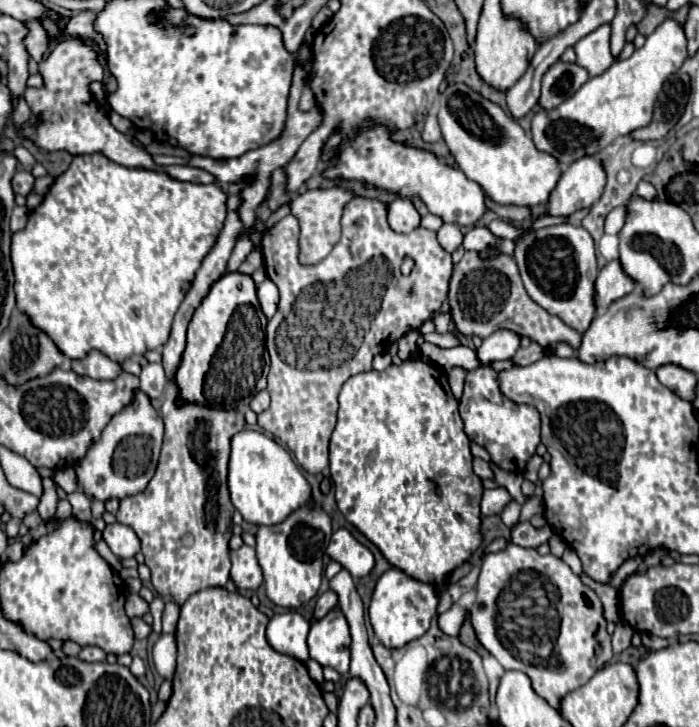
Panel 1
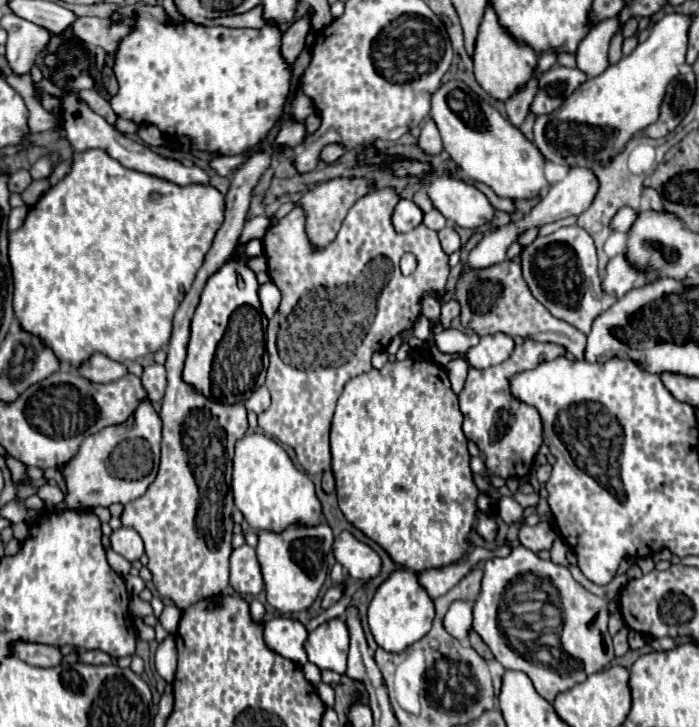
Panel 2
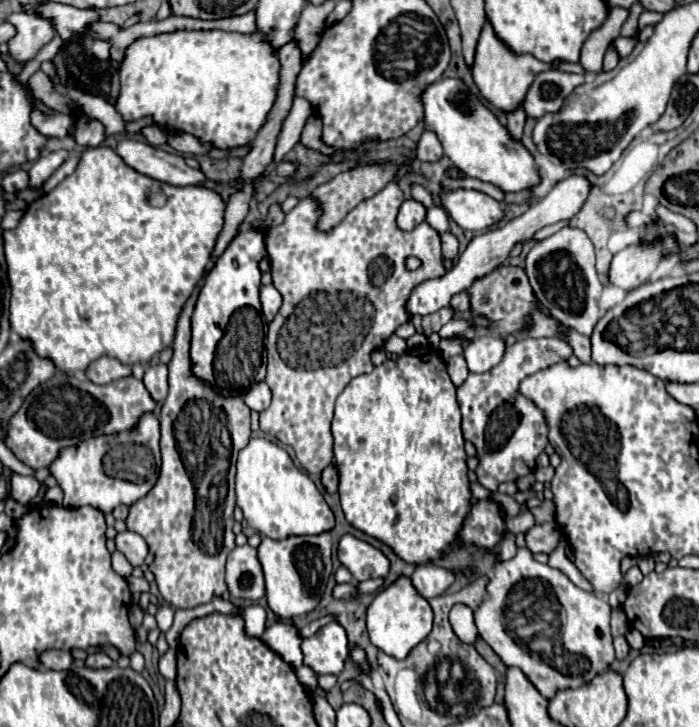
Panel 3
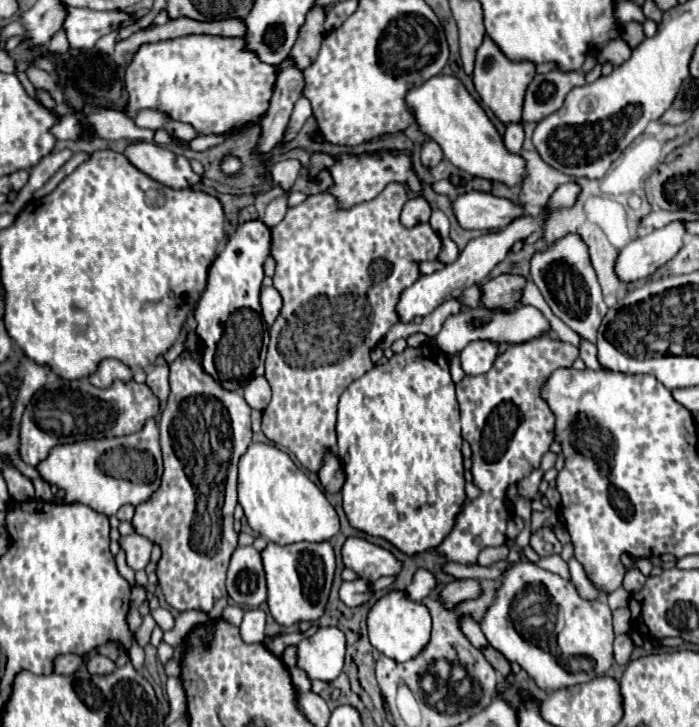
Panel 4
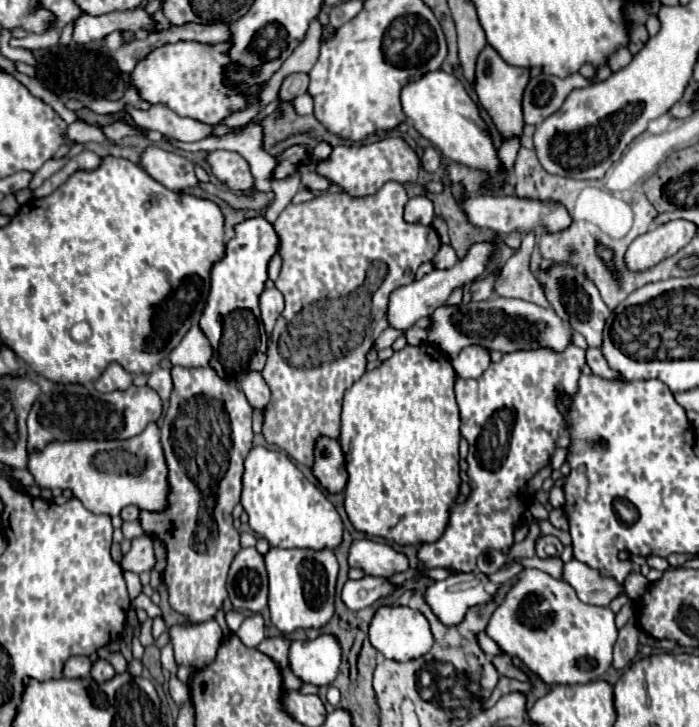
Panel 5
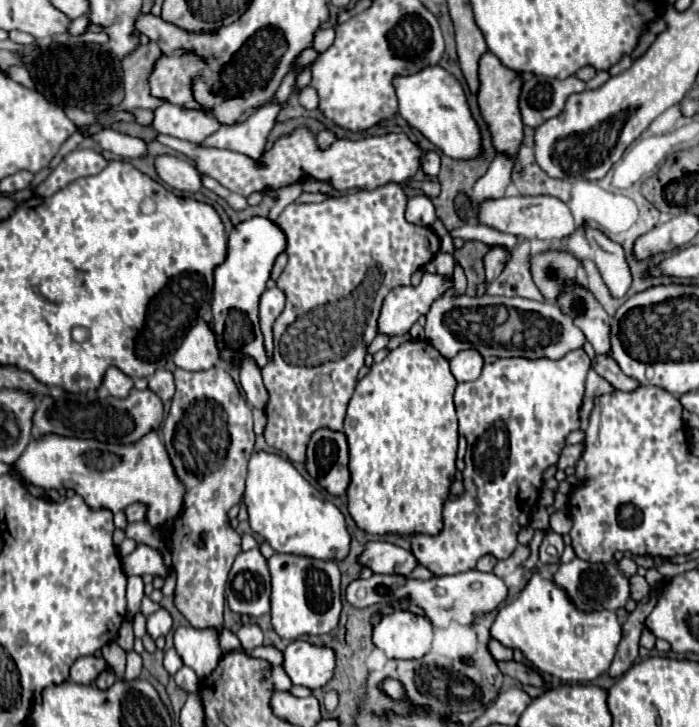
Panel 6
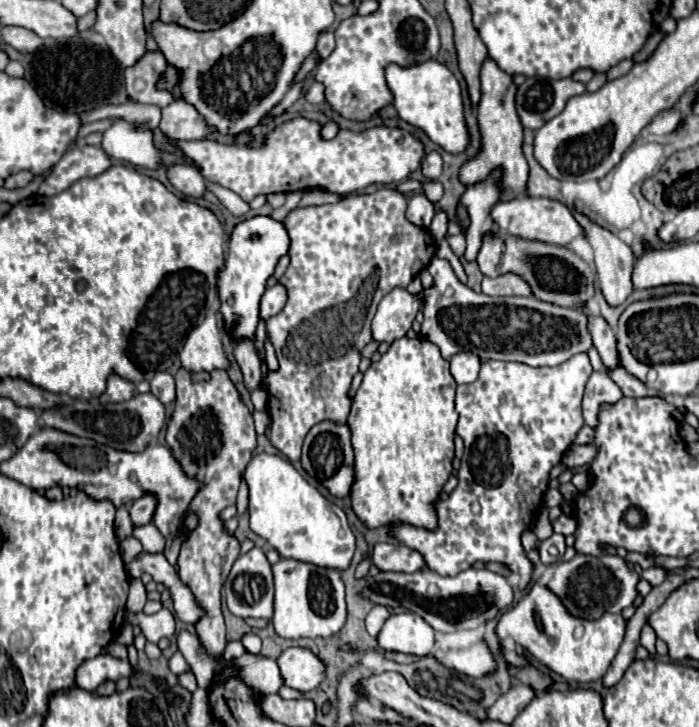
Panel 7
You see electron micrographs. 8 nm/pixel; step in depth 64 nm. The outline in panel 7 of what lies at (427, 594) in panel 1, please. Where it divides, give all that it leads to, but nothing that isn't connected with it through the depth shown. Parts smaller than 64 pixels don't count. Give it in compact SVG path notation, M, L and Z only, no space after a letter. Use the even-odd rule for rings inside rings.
M412 612L392 614L384 622L376 640L378 646L386 652L426 656L432 652L434 630L422 616L416 616Z

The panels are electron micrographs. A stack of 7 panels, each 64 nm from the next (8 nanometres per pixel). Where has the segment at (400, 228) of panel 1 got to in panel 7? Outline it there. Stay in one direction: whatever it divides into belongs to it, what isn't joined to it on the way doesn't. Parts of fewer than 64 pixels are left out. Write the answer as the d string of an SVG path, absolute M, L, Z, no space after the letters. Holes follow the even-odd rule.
M416 194L410 198L408 202L408 210L406 210L406 218L420 226L420 228L428 228L432 218L434 218L436 210L434 210L434 204L424 196L424 194Z

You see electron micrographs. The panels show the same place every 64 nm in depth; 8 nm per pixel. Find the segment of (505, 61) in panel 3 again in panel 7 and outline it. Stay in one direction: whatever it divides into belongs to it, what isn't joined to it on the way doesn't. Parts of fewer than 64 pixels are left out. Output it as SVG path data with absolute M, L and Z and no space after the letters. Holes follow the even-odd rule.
M486 58L480 70L480 80L482 80L482 98L478 104L478 124L482 132L482 152L466 162L460 168L460 180L470 186L474 182L484 180L492 168L502 168L504 178L502 178L502 188L504 200L510 200L514 196L522 196L526 190L526 180L528 180L528 164L522 154L522 124L516 114L516 84L510 74L506 74L492 58ZM512 188L514 194L508 194L506 190Z

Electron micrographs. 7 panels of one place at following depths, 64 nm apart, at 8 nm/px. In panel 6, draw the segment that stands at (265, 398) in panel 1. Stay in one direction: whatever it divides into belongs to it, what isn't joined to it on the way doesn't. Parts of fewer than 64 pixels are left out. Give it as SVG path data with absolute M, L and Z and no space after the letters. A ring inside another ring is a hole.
M244 358L242 366L240 366L240 384L246 392L246 398L250 402L250 406L264 410L264 406L268 404L268 390L264 388L262 376L260 376L260 368L254 364L252 358Z

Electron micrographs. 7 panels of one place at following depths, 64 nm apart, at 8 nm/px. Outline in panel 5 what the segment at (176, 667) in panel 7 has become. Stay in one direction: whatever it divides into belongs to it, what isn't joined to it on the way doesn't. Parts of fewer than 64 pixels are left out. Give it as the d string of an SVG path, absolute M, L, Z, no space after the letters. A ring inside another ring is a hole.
M166 644L162 650L162 666L170 672L170 674L176 674L176 662L174 662L174 654L172 654L172 644Z

